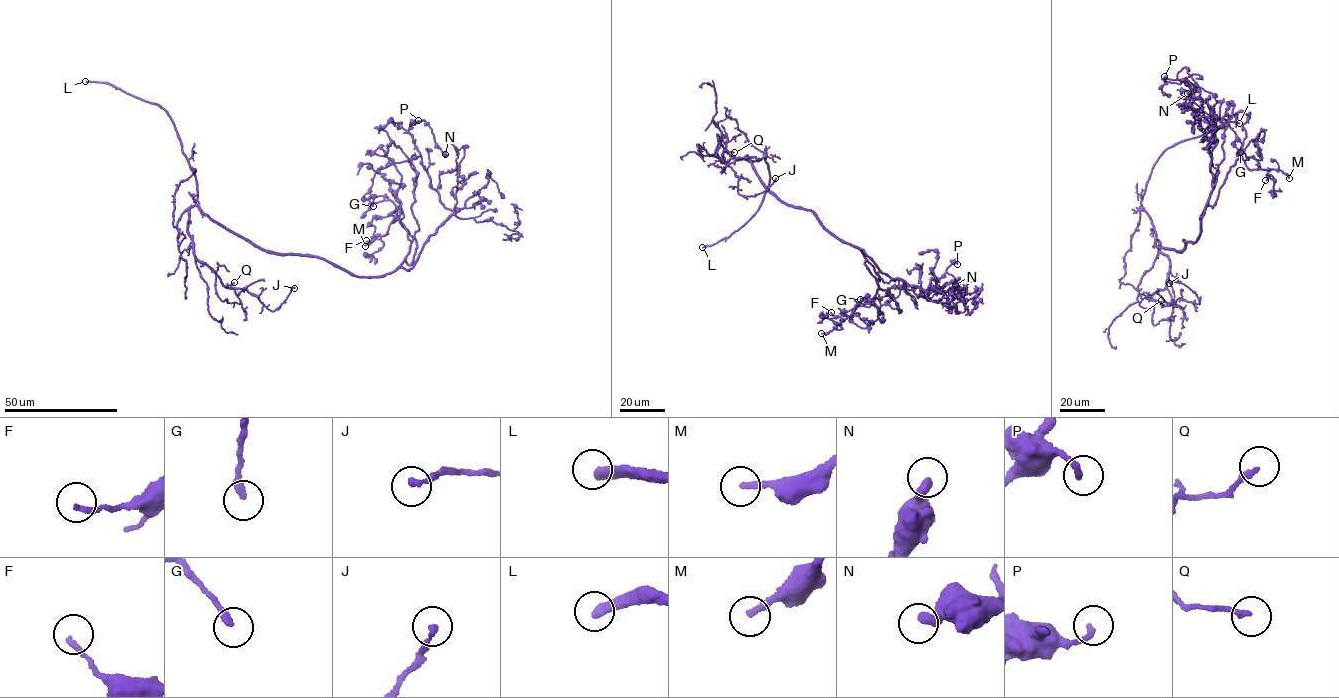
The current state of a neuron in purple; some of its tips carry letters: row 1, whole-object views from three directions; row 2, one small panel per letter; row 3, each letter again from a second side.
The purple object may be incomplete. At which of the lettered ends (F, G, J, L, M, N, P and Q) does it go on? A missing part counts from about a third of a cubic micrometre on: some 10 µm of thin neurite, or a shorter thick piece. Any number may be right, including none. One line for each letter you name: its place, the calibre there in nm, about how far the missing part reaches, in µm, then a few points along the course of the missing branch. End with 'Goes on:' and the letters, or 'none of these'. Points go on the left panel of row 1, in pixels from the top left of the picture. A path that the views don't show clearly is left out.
L: at (85, 81); 360 nm thick; about 40 µm are missing
M: at (365, 246); 240 nm thick; about 20 µm are missing
Goes on: L, M

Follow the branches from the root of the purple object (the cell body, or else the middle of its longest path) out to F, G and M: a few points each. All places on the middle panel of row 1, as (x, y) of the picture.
F: (798, 208), (810, 209), (826, 229), (860, 250), (880, 288), (872, 303), (860, 303), (845, 319), (831, 312)
G: (798, 208), (810, 209), (826, 229), (861, 251), (899, 313), (888, 295), (860, 299)
M: (798, 208), (810, 209), (826, 229), (860, 250), (880, 288), (872, 303), (860, 303), (833, 329), (821, 333)

